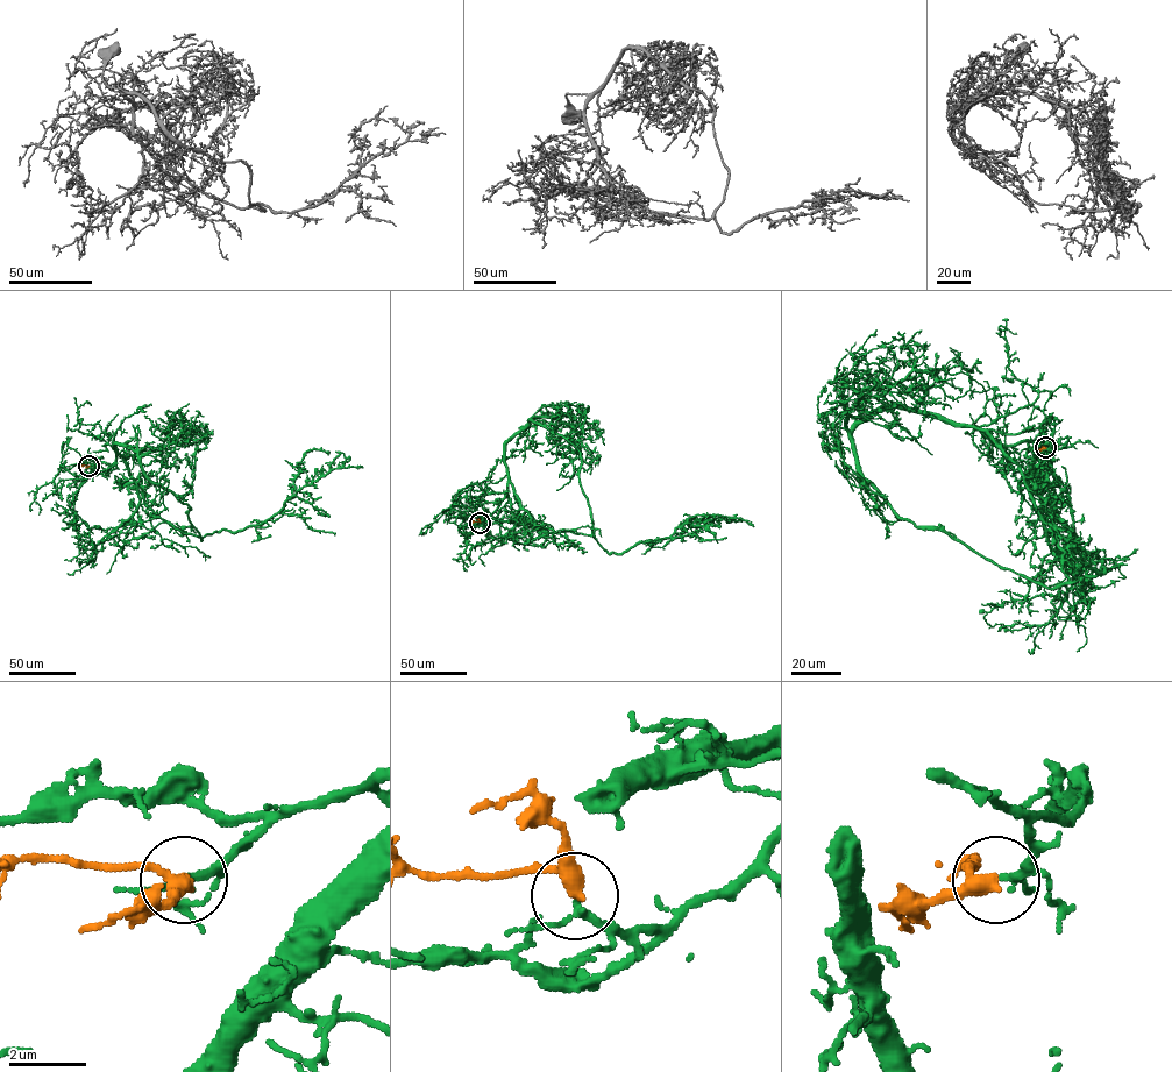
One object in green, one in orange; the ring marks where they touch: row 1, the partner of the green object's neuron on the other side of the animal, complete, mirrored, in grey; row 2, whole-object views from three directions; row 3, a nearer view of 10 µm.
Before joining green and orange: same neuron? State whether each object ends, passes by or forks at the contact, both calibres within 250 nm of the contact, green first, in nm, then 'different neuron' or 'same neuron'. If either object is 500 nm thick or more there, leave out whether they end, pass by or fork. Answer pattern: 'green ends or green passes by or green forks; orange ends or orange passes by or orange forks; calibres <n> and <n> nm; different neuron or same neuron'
green passes by; orange passes by; calibres 160 and 320 nm; same neuron

